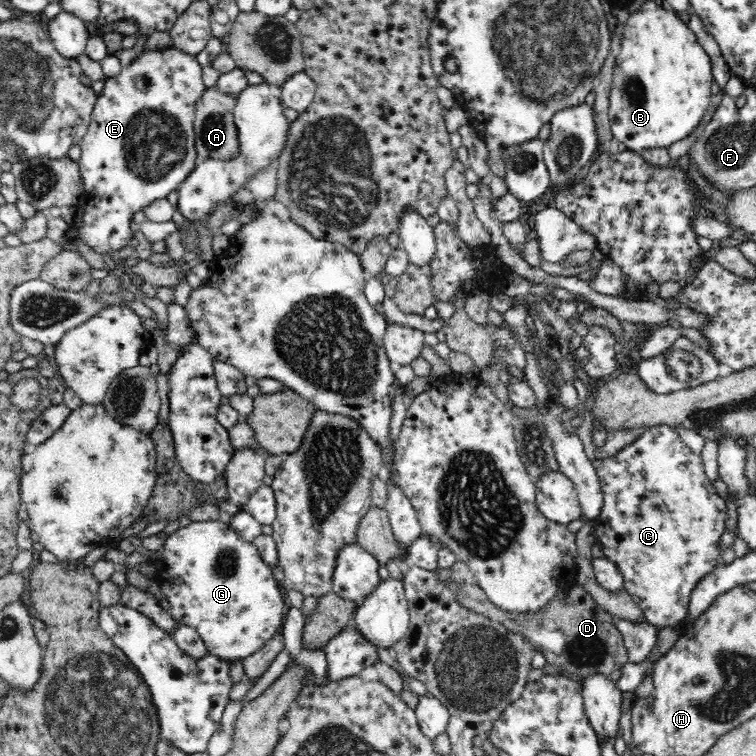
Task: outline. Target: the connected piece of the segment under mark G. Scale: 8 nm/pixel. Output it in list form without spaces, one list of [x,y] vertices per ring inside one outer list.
[[[218,520],[192,521],[165,538],[160,556],[165,567],[161,570],[164,578],[159,585],[170,603],[169,613],[174,620],[194,628],[208,653],[220,656],[224,661],[243,660],[262,649],[269,638],[281,629],[288,606],[282,587],[274,579],[270,565],[260,559],[253,543],[241,539],[228,524]]]

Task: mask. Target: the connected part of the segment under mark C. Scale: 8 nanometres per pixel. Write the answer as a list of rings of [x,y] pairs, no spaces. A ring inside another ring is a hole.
[[[669,425],[651,427],[632,444],[592,463],[604,501],[600,514],[592,521],[605,557],[616,563],[625,589],[643,610],[645,620],[657,628],[678,627],[687,617],[694,587],[723,562],[720,536],[727,530],[725,499],[717,494],[717,485],[708,481],[702,457],[681,442]]]

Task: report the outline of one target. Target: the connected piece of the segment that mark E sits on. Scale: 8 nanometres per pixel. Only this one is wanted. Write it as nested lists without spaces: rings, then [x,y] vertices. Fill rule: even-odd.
[[[168,46],[156,51],[142,51],[140,56],[137,56],[132,61],[132,64],[123,67],[122,72],[120,72],[118,76],[104,79],[102,91],[97,94],[94,108],[92,108],[92,116],[90,124],[88,125],[88,130],[86,131],[84,138],[79,142],[81,156],[78,160],[78,165],[80,166],[80,175],[84,180],[84,195],[80,198],[79,206],[84,211],[84,218],[82,218],[82,227],[84,228],[82,228],[80,232],[76,229],[70,229],[68,233],[69,236],[72,238],[77,236],[78,239],[88,243],[96,252],[101,254],[110,252],[110,250],[120,250],[120,248],[124,248],[124,246],[132,239],[129,223],[133,220],[134,213],[138,212],[138,210],[142,210],[142,207],[148,206],[148,204],[151,204],[154,200],[166,199],[171,192],[179,189],[180,184],[188,179],[188,175],[192,174],[194,168],[196,168],[196,165],[198,164],[193,122],[198,99],[207,89],[204,83],[202,83],[202,67],[203,66],[196,61],[194,55]],[[139,81],[142,82],[142,88],[138,87],[137,82]]]

